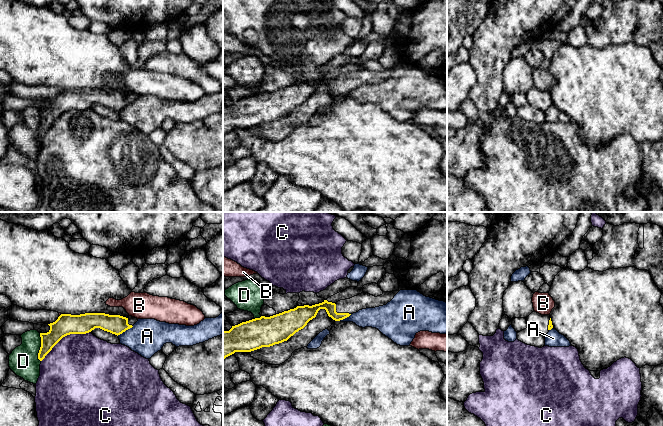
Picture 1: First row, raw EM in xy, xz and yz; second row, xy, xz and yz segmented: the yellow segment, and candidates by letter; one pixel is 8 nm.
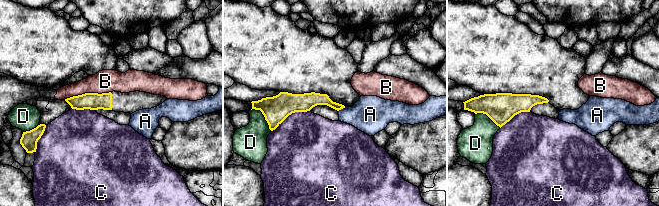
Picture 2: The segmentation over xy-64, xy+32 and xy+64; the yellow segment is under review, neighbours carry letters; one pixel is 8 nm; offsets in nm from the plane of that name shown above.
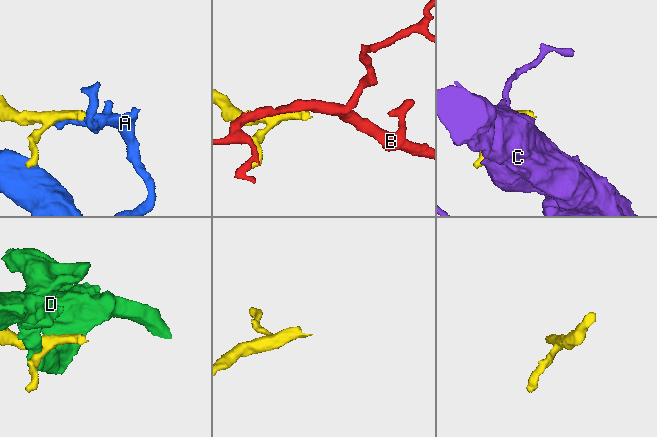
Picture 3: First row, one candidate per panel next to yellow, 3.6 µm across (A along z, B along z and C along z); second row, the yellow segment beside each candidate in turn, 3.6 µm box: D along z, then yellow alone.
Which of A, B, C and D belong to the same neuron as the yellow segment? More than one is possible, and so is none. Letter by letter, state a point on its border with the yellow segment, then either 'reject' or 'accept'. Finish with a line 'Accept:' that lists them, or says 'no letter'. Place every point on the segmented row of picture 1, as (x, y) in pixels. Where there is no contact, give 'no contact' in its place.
A: xy (125, 330) | reject
B: xy (60, 315) | reject
C: xy (64, 336) | reject
D: xy (40, 347) | reject
Accept: no letter

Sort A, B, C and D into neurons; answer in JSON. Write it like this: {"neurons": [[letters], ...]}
{"neurons": [["A"], ["B"], ["C"], ["D"]]}

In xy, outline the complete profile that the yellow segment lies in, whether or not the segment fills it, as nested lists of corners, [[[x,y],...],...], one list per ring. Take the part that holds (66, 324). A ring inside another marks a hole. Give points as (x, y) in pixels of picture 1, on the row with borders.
[[[85,313],[80,315],[61,314],[58,319],[48,324],[50,330],[40,333],[41,347],[38,359],[42,361],[52,348],[65,336],[70,334],[86,334],[100,328],[115,335],[120,335],[133,327],[137,318],[105,313]]]

